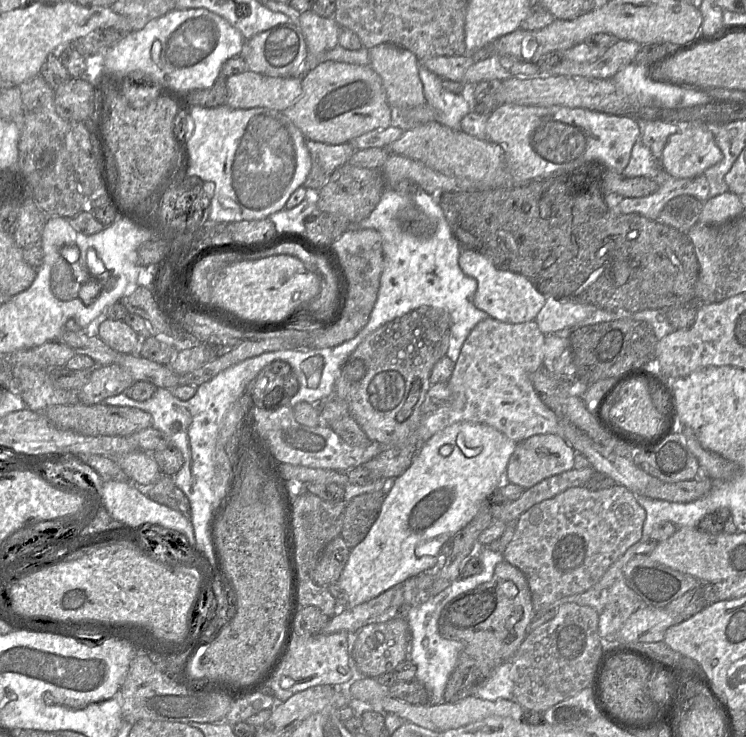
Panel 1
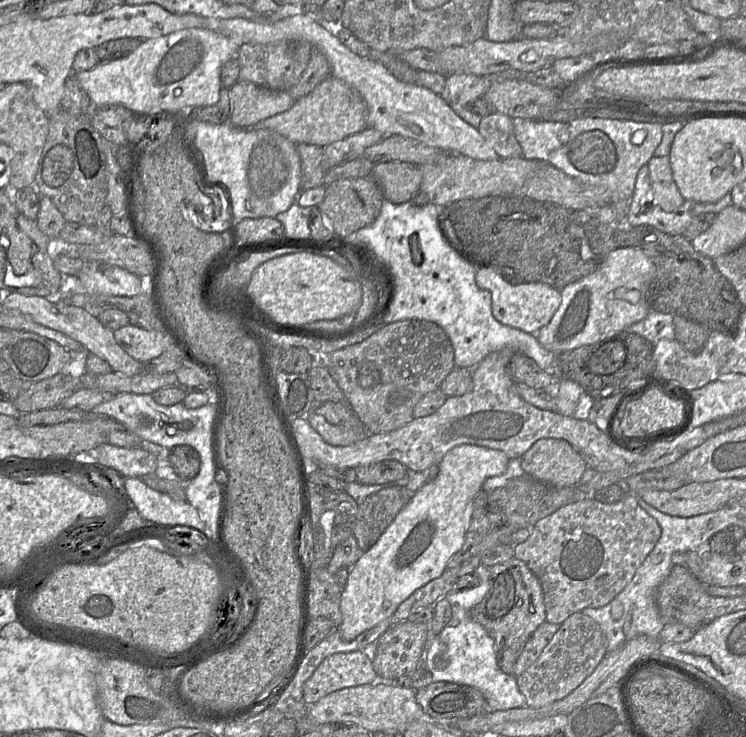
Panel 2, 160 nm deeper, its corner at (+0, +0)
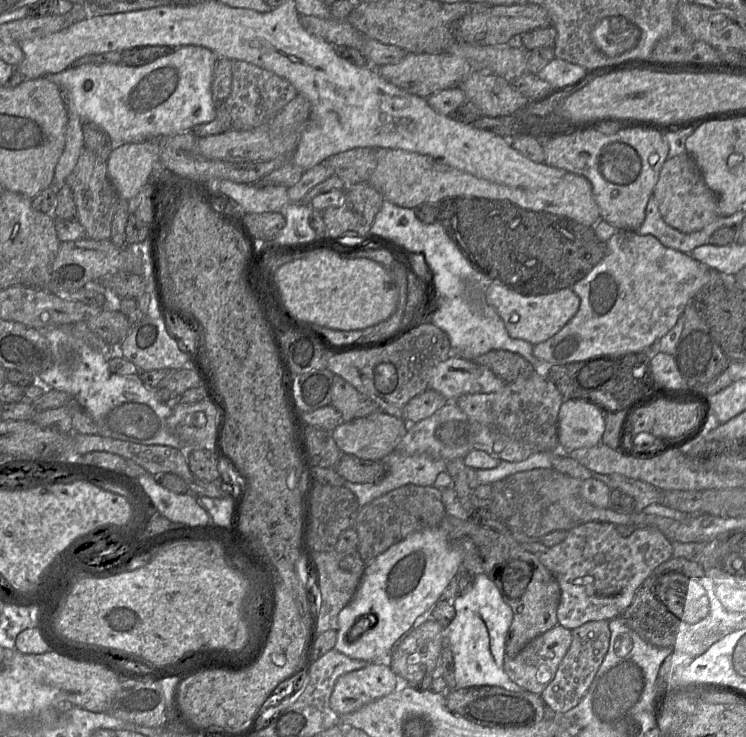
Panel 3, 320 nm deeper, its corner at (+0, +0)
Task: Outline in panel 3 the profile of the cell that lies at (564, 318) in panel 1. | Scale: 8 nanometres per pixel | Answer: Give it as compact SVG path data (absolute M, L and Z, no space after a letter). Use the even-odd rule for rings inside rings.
M617 230L606 242L606 255L572 290L580 298L575 316L553 337L534 345L533 354L549 364L567 364L644 351L665 336L683 314L695 294L715 275L722 275L696 261L690 254L666 248L652 235Z

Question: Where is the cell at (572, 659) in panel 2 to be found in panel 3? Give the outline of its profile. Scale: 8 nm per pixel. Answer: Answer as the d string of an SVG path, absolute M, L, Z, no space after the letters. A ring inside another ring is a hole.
M609 620L590 621L571 630L572 643L553 680L540 694L545 706L554 713L566 713L577 706L586 695L609 648L611 632L608 622Z

